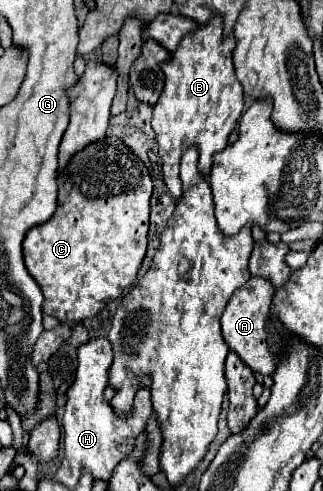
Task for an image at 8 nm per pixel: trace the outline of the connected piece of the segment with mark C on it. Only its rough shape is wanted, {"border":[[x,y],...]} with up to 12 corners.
{"border":[[120,138],[70,160],[26,234],[44,314],[76,324],[136,284],[152,180]]}

